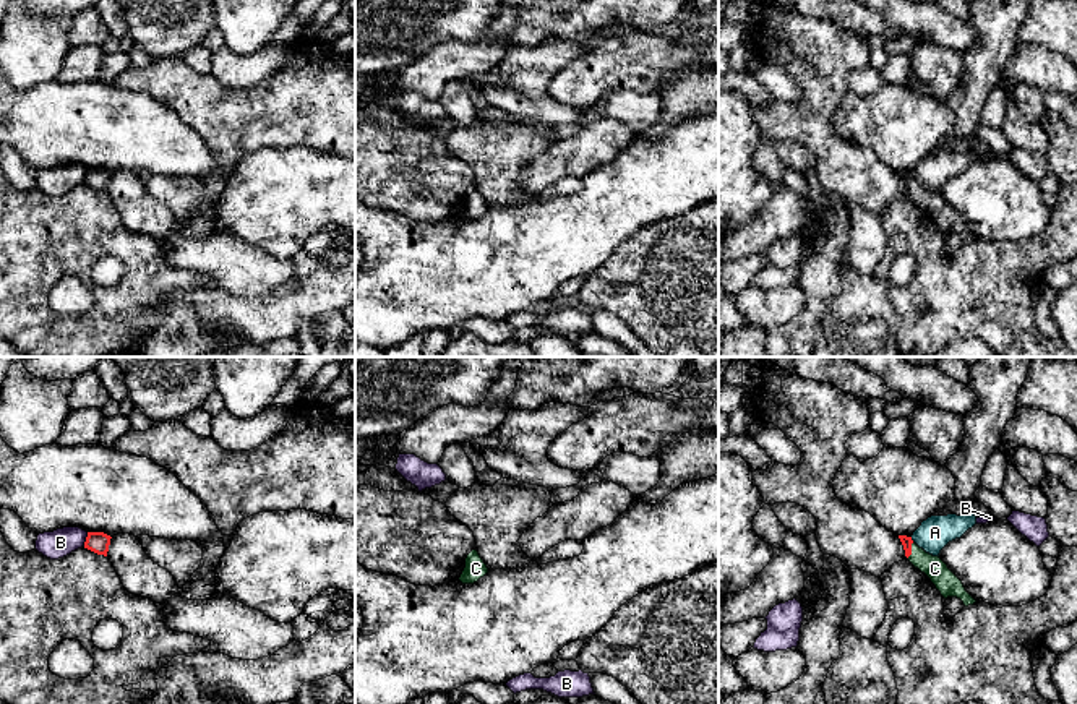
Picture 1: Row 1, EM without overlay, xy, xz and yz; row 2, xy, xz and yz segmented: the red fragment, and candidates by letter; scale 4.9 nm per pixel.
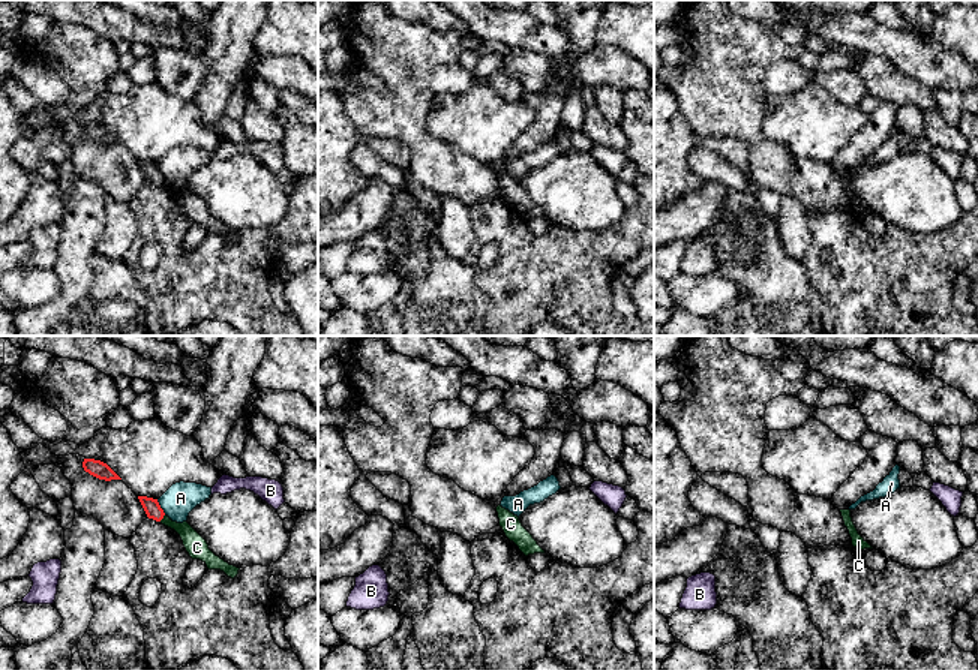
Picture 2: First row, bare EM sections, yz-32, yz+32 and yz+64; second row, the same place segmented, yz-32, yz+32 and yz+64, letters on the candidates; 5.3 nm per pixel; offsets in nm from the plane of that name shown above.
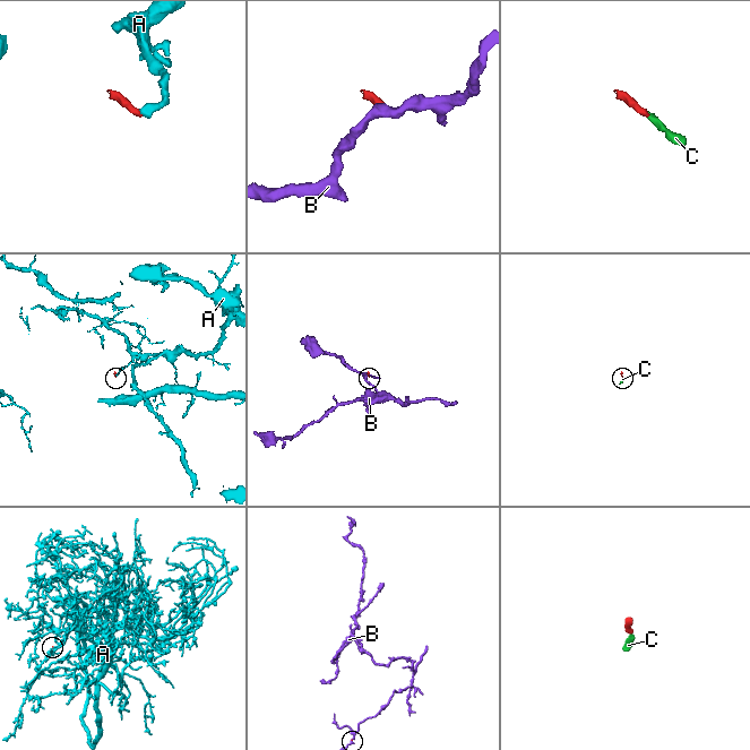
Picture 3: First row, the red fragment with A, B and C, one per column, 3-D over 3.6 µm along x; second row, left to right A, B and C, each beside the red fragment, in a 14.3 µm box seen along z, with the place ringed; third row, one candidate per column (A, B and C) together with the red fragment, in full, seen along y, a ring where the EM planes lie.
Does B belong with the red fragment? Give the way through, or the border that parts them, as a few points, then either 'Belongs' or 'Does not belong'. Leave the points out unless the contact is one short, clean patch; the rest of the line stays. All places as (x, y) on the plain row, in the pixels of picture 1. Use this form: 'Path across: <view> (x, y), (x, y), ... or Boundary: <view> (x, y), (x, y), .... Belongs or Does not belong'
Boundary: xy (88, 169), (83, 182). Does not belong

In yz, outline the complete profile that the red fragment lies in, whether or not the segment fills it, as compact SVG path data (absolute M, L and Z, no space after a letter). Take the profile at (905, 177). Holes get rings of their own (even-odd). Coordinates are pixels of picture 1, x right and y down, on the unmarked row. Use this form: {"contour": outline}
{"contour": "M899 172L899 175L908 198L931 216L944 235L957 234L965 243L976 238L939 193L926 190L912 177L912 174Z"}

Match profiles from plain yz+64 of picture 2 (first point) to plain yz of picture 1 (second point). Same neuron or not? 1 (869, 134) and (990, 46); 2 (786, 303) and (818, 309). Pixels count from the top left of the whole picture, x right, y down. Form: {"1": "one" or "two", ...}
{"1": "one", "2": "two"}

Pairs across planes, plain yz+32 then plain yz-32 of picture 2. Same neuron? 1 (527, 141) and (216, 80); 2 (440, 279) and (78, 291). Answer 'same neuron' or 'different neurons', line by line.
1: same neuron
2: different neurons

